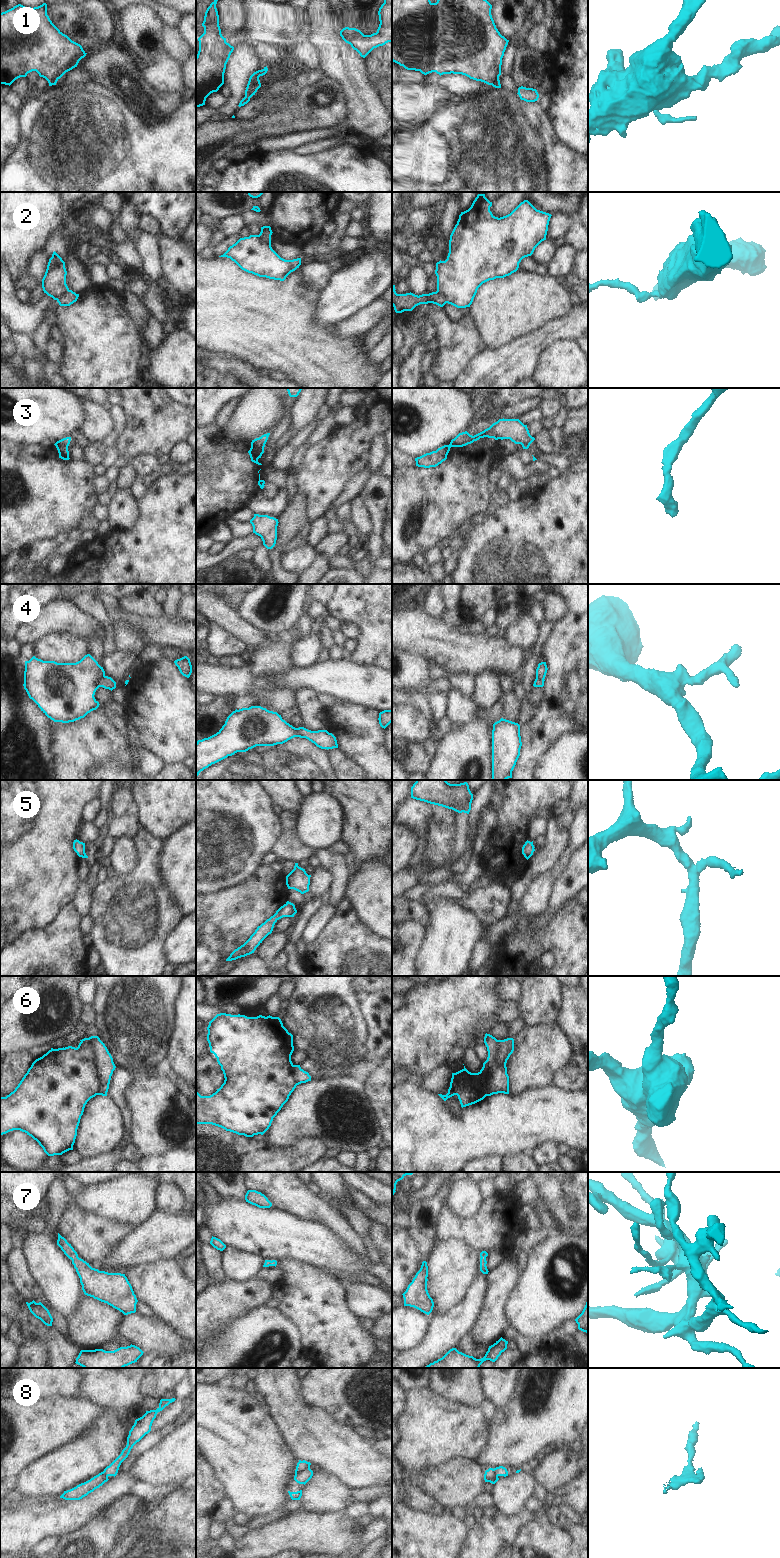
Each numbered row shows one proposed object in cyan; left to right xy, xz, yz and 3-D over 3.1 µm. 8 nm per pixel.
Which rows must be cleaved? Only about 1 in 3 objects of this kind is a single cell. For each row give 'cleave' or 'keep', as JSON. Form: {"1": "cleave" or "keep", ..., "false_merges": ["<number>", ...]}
{"1": "cleave", "2": "cleave", "3": "cleave", "4": "cleave", "5": "keep", "6": "cleave", "7": "keep", "8": "cleave", "false_merges": ["1", "2", "3", "4", "6", "8"]}

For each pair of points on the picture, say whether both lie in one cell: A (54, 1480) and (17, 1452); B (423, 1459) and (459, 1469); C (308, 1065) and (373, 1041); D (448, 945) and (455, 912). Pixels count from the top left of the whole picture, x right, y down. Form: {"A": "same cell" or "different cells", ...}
{"A": "different cells", "B": "different cells", "C": "different cells", "D": "same cell"}

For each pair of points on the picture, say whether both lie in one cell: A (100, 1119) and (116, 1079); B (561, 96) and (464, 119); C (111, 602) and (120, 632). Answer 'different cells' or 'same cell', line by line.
A: different cells
B: different cells
C: same cell

